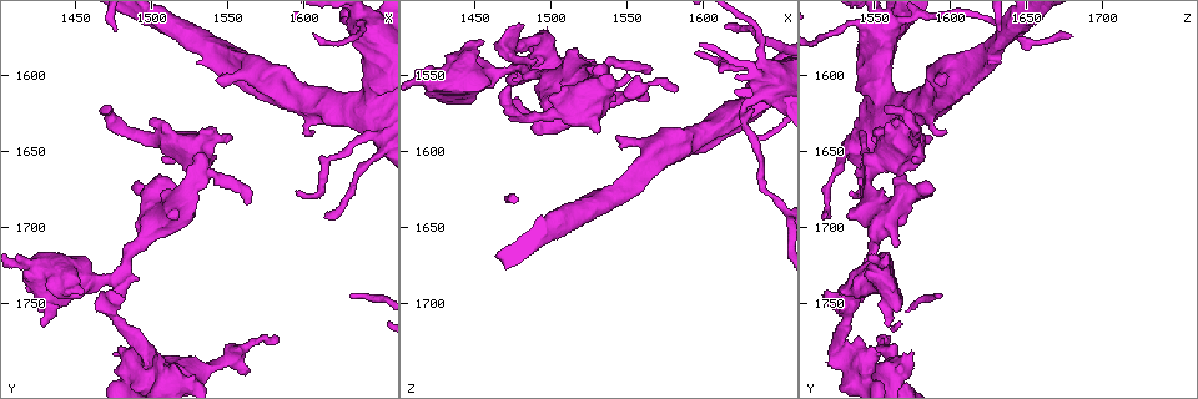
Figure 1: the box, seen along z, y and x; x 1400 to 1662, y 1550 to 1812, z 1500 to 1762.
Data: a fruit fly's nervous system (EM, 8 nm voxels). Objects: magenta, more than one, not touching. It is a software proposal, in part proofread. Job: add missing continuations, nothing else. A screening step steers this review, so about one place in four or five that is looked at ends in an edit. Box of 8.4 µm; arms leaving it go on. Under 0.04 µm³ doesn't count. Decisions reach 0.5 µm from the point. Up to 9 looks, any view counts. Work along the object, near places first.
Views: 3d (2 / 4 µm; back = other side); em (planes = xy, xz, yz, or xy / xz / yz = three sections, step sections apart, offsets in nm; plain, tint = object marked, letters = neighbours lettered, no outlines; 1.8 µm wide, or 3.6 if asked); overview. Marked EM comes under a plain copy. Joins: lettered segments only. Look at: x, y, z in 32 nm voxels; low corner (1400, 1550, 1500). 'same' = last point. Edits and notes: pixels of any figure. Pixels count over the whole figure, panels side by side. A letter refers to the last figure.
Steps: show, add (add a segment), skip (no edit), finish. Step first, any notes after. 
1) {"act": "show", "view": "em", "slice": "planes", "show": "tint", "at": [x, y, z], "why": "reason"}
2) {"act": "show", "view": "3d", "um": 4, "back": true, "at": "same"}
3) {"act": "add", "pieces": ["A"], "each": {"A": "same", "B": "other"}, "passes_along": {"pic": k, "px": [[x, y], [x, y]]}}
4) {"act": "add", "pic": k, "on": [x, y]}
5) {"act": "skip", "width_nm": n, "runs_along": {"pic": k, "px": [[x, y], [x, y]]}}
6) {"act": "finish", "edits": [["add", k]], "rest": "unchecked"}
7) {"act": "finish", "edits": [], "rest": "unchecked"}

{"act": "show", "view": "3d", "um": 2, "at": [1584, 1770, 1558]}

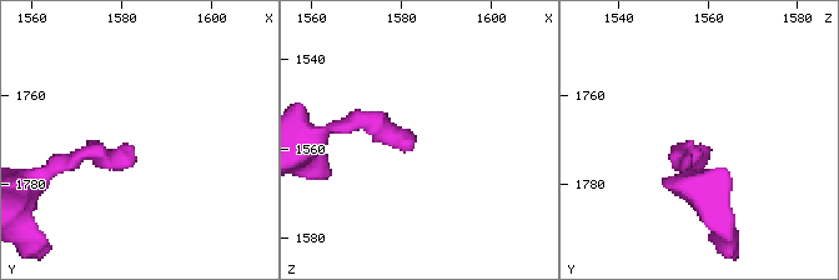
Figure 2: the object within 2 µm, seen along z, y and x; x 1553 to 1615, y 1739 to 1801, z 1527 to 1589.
{"act": "show", "view": "em", "um": 3.6, "slice": "planes", "show": "letters", "at": [1582, 1772, 1559]}

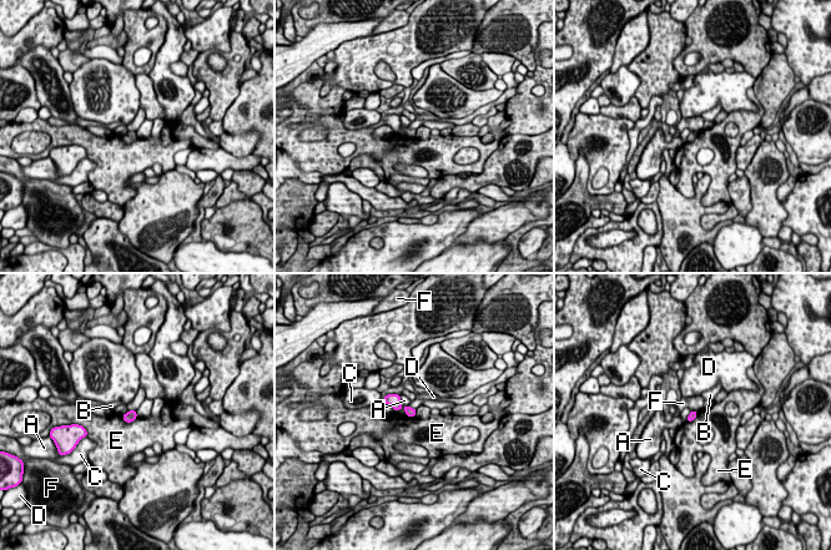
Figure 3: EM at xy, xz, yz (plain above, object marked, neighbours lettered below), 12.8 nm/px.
{"act": "skip", "width_nm": 100, "each": {"A": "other", "B": "other", "C": "other", "D": "other", "E": "other", "F": "other"}, "found": "none of them fits"}

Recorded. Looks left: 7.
{"act": "show", "view": "em", "um": 3.6, "slice": "yz", "step": 4, "show": "tint", "at": [1542, 1604, 1590], "why": "branch stops here"}

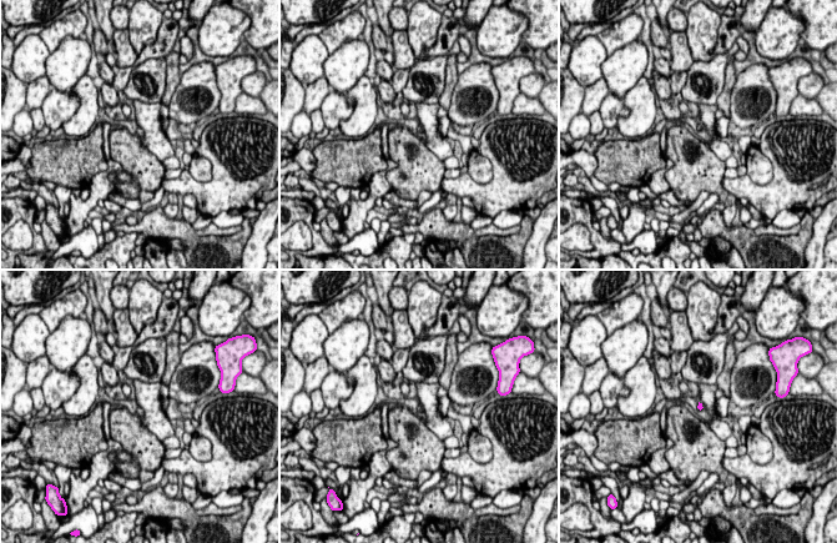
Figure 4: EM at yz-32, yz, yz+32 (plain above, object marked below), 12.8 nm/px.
{"act": "show", "view": "em", "um": 3.6, "slice": "planes", "show": "letters", "at": "same", "why": "another direction"}

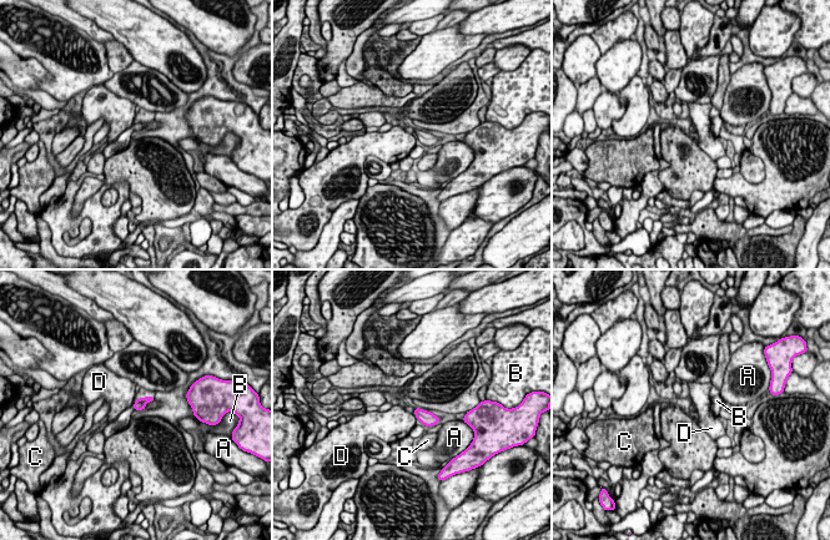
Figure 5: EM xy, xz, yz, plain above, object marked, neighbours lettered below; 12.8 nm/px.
{"act": "skip", "each": {"A": "other", "B": "other", "C": "other", "D": "other"}, "found": "none of them fits"}

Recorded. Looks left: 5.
{"act": "show", "view": "3d", "um": 2, "at": [1560, 1682, 1548], "why": "branch stops here"}

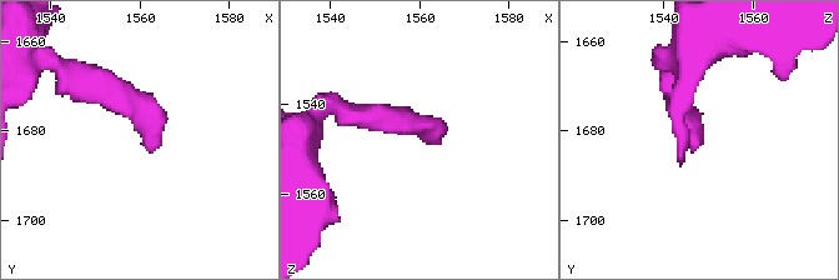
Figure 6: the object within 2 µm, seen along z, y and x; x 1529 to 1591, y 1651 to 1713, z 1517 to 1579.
{"act": "show", "view": "em", "slice": "planes", "show": "letters", "at": [1561, 1684, 1548]}

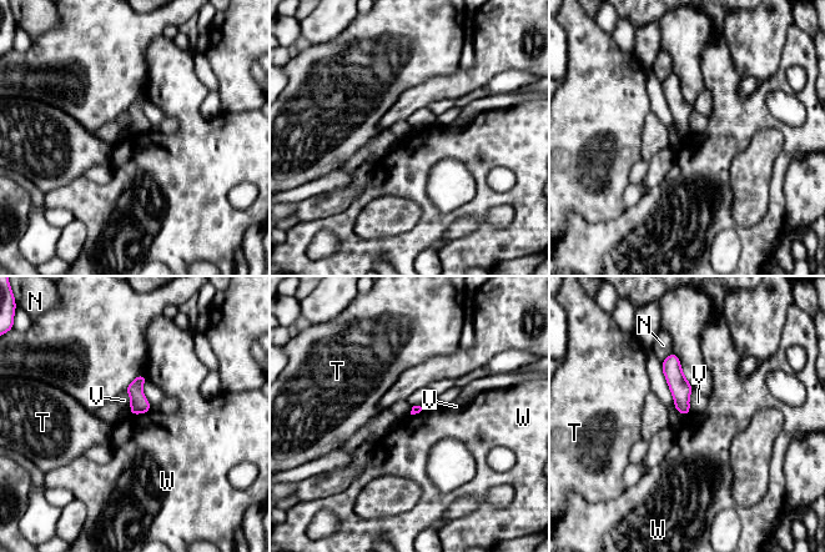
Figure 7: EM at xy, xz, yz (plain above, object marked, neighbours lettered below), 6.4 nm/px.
{"act": "skip", "each": {"N": "other", "T": "other", "V": "other", "W": "other"}, "border": {"pic": 7, "px": [[693, 390], [689, 397], [689, 414]]}, "found": "none of them fits"}

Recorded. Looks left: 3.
{"act": "show", "view": "em", "slice": "planes", "show": "letters", "at": [1470, 1742, 1518], "why": "branch stops here"}

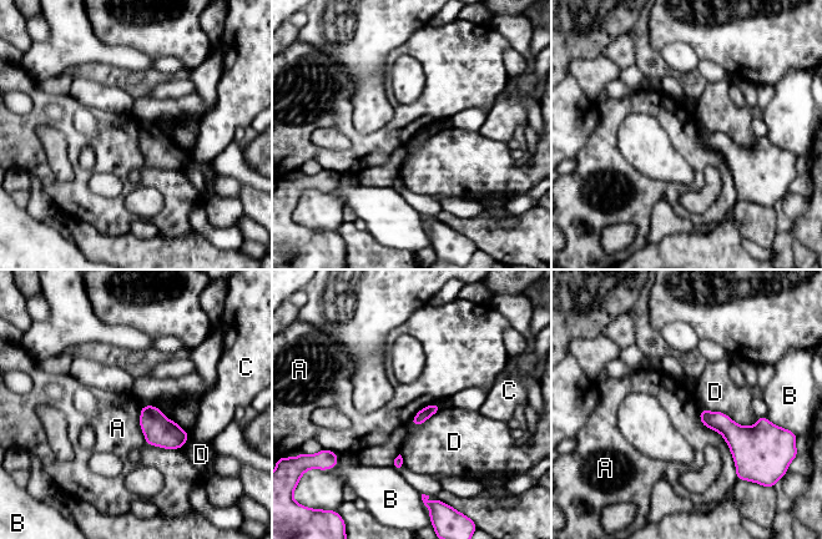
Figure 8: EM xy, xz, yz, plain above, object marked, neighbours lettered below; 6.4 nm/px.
{"act": "skip", "longest_contact_nm": ["A", 500], "each": {"A": "other", "B": "other", "C": "other", "D": "other"}, "border": {"pic": 8, "px": [[700, 408], [737, 479]]}, "found": "none of them fits"}

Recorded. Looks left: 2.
{"act": "finish", "edits": [], "rest": "unchecked"}

